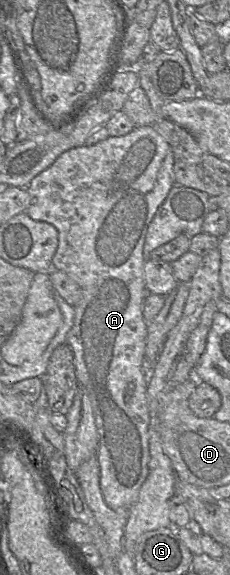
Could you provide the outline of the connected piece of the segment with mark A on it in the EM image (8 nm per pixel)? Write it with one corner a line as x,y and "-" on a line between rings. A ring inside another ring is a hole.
152,125
136,126
123,136
109,136
93,145
81,145
71,148
57,157
51,166
35,176
25,187
30,195
30,203
25,213
33,220
52,224
59,233
58,247
52,259
52,269
60,270
70,275
81,288
81,299
74,306
74,323
69,330
66,343
74,355
74,365
78,383
88,392
92,404
95,425
98,433
98,448
96,455
100,468
100,488
106,503
111,508
130,508
138,499
139,491
149,473
149,408
147,399
148,375
143,369
148,322
143,317
143,304
148,294
144,279
144,263
148,256
144,254
144,242
148,226
157,209
164,202
174,185
174,156
170,145
154,129

